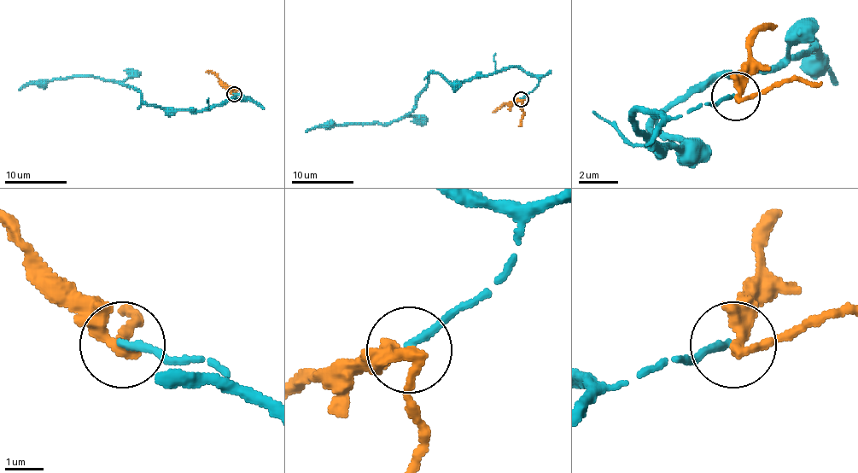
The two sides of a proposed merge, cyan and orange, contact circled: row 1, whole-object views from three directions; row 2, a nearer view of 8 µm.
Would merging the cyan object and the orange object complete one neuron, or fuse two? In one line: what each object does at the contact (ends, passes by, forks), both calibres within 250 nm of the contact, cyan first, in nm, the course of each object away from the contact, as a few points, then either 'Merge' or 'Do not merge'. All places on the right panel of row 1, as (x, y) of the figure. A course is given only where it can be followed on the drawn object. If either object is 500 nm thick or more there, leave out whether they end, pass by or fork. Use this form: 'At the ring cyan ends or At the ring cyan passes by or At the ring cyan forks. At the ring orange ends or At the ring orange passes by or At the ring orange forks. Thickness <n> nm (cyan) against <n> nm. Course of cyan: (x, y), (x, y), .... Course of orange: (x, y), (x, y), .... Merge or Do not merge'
At the ring cyan ends. At the ring orange passes by. Thickness 200 nm (cyan) against 280 nm. Course of cyan: (732, 95), (674, 119), (634, 114), (659, 148), (679, 148), (654, 129), (659, 114), (810, 42), (839, 85). Course of orange: (737, 95), (747, 46), (766, 27), (776, 27). Do not merge

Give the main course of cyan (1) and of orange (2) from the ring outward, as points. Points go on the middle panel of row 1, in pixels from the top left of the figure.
1: (522, 98), (539, 79), (516, 67), (447, 83), (434, 73), (417, 106), (388, 123), (317, 125), (306, 132)
2: (522, 100), (504, 102), (492, 112)

